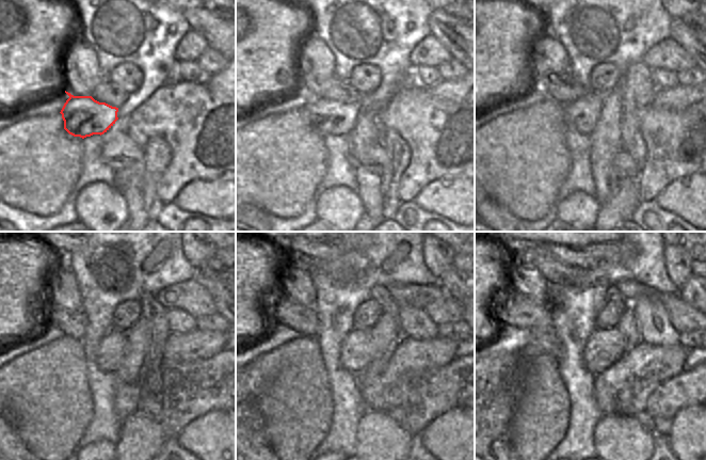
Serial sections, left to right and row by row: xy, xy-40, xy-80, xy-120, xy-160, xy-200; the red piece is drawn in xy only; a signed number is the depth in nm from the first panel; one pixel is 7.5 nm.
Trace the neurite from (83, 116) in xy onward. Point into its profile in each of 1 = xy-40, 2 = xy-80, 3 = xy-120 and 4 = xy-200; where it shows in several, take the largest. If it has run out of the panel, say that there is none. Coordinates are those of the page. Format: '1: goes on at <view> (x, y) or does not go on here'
1: goes on at xy-40 (326, 117)
2: goes on at xy-80 (581, 115)
3: goes on at xy-120 (111, 351)
4: goes on at xy-200 (605, 347)

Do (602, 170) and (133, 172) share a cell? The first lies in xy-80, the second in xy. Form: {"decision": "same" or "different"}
{"decision": "same"}

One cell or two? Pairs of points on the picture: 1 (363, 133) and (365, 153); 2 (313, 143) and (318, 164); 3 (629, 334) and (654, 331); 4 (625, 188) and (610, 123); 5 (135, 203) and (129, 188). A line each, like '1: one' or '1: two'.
1: two
2: one
3: two
4: two
5: one

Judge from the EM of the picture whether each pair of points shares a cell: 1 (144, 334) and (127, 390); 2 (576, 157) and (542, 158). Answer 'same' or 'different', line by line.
1: same
2: different

